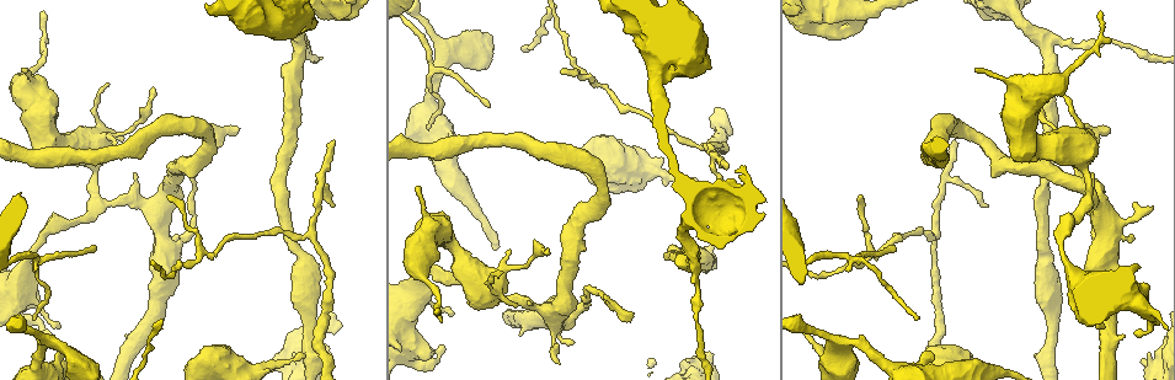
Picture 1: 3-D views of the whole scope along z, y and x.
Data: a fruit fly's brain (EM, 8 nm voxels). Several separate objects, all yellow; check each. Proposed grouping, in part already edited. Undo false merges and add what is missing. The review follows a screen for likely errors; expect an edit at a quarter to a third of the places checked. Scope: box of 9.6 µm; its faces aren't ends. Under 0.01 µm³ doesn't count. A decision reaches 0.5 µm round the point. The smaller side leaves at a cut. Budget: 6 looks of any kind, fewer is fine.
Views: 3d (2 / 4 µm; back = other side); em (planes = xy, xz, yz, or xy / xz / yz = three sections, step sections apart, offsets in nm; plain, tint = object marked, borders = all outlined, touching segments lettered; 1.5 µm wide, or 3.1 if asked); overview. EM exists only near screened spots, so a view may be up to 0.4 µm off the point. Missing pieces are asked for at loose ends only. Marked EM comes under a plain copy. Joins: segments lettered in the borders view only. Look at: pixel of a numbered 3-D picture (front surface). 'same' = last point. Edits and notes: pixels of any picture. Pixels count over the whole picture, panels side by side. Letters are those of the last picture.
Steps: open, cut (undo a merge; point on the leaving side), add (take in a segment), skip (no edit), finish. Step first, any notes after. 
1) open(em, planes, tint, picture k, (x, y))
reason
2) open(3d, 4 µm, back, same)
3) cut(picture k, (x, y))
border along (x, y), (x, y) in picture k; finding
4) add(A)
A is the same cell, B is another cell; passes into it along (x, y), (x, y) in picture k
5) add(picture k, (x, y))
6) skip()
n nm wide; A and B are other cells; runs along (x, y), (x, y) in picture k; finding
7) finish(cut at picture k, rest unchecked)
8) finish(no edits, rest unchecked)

open(em, yz, step 4, borders, picture 1, (1103, 245))
two arms in line, one across

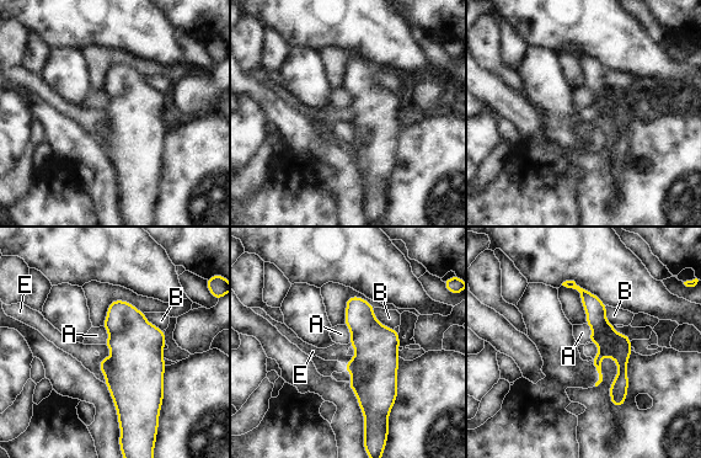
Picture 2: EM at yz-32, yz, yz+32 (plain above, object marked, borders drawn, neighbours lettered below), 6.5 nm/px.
skip()
A, B and E are other cells; border along (373, 308), (374, 317), (392, 329) in picture 2; continuous, no second cell

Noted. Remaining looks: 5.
open(em, planes, borders, picture 1, (631, 319))
an open end

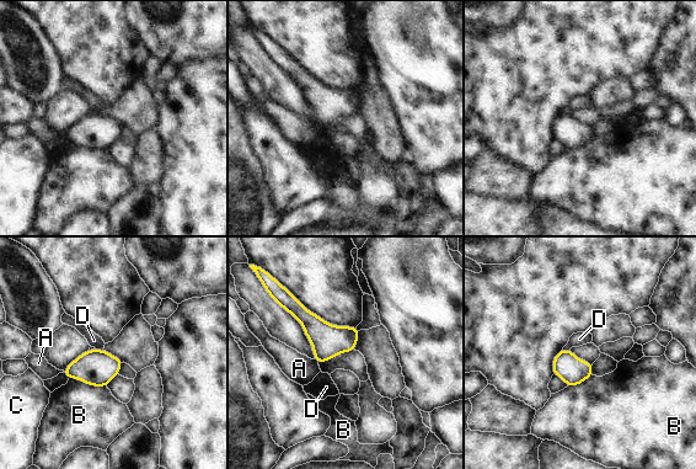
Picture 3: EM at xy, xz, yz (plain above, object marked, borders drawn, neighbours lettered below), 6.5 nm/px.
skip()
B touches over 260 nm; A, B, C and D are other cells; border along (69, 377), (92, 385), (106, 387) in picture 3; none of them fits

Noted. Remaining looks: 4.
open(em, planes, borders, picture 1, (333, 205))
thin end

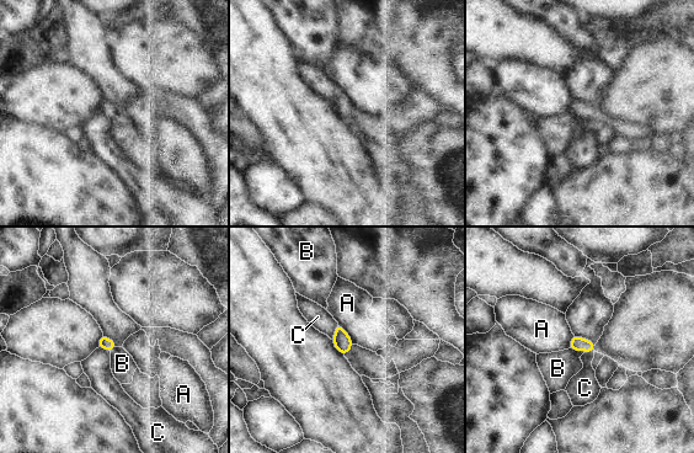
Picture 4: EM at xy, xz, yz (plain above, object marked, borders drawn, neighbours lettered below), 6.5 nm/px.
skip()
80 nm wide; A, B and C are other cells; none of them fits

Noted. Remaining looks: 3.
finish(no edits, rest unchecked)

